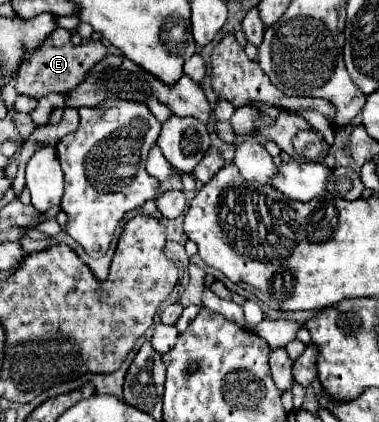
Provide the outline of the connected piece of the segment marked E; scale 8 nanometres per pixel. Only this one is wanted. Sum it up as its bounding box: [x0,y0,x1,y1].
[16,29,108,99]

